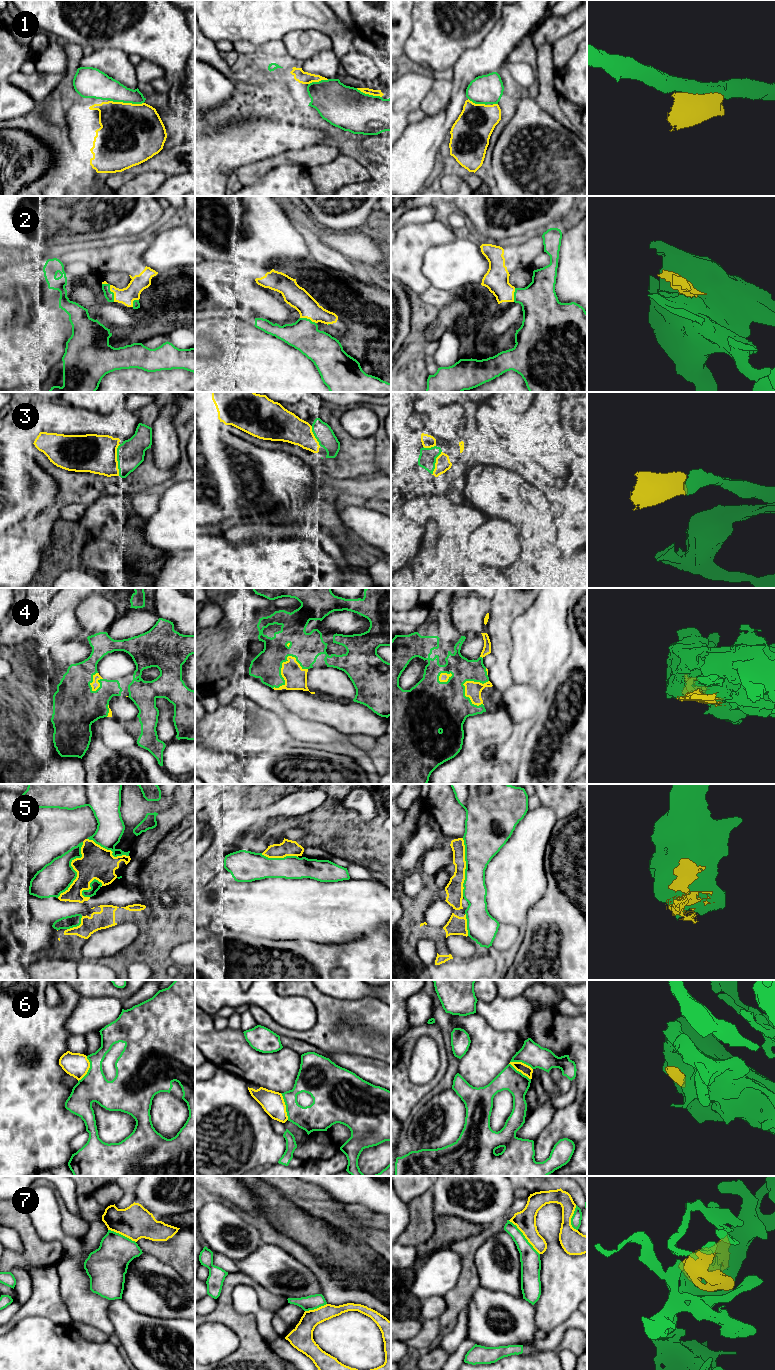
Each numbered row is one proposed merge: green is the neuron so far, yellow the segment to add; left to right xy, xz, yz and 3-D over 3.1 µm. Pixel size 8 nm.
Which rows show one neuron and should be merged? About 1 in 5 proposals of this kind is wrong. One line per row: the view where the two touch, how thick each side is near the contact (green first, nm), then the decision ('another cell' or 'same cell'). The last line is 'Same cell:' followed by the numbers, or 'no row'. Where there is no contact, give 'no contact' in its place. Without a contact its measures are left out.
1: meets green in xy; 200 nm thick on the green side, 480 nm on the other; another cell
2: meets green in xy; 70 nm thick on the green side, 140 nm on the other; same cell
3: meets green in xy; 220 nm thick on the green side, 320 nm on the other; same cell
4: meets green in xz; 240 nm thick on the green side, 180 nm on the other; same cell
5: meets green in xy; 260 nm thick on the green side, 260 nm on the other; another cell
6: meets green in yz; 190 nm thick on the green side, 90 nm on the other; same cell
7: meets green in yz; 160 nm thick on the green side, 170 nm on the other; another cell
Same cell: 2, 3, 4, 6

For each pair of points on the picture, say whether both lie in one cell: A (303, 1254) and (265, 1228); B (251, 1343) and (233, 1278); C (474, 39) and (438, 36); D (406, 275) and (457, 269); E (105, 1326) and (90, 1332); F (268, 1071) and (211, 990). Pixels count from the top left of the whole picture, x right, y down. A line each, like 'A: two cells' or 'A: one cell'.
A: one cell
B: one cell
C: one cell
D: two cells
E: two cells
F: two cells

